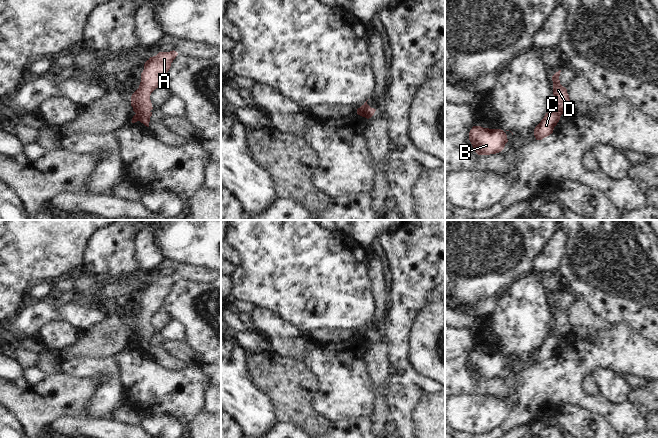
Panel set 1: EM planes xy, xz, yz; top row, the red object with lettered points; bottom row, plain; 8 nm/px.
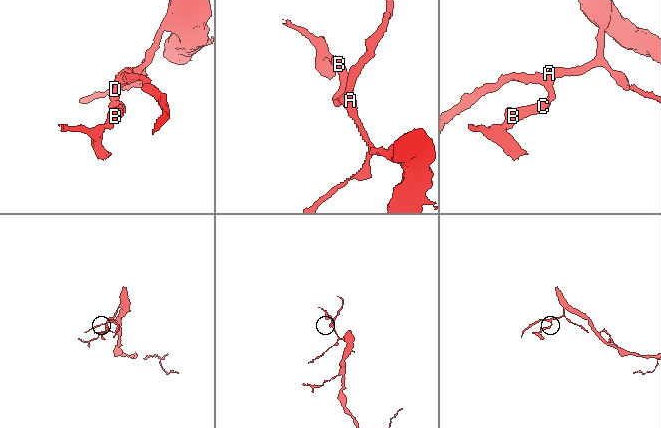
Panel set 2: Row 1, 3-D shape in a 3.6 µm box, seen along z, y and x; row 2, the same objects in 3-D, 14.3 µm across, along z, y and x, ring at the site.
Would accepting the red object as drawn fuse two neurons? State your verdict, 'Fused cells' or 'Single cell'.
Fused cells

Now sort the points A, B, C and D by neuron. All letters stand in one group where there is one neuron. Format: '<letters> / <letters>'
A D / B C

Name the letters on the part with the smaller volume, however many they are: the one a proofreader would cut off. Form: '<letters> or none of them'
B, C

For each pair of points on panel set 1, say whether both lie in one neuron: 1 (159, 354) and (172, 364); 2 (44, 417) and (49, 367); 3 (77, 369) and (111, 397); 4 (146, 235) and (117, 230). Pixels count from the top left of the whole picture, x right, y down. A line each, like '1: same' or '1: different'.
1: same
2: different
3: same
4: different

